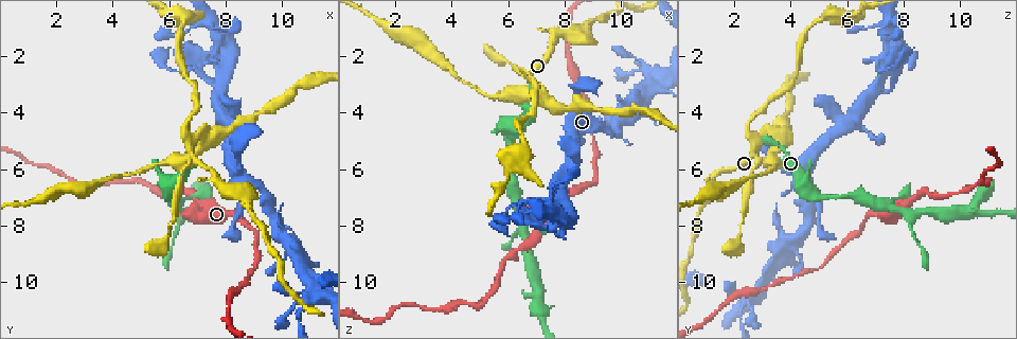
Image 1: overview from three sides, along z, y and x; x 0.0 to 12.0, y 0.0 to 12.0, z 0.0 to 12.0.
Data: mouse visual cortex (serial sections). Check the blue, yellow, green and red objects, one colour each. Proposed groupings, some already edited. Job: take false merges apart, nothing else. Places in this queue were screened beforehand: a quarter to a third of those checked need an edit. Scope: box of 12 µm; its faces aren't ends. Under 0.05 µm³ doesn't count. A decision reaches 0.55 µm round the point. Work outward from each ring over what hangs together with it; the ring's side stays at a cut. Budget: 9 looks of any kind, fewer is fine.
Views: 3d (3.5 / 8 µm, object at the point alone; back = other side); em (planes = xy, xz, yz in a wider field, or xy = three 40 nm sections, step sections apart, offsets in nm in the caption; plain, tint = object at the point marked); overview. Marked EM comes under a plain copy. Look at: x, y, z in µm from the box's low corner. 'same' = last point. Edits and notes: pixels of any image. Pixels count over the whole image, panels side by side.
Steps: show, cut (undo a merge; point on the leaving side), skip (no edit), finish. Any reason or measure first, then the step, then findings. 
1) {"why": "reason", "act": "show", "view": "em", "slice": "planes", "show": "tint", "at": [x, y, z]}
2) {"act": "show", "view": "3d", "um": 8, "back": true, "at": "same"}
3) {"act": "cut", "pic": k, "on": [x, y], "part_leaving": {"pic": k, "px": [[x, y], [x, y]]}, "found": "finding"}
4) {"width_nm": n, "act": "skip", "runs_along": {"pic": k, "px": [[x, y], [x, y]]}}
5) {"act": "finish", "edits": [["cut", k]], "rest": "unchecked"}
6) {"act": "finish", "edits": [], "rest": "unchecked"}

{"why": "side arm on a straight run", "act": "show", "view": "3d", "um": 3.5, "at": [7.1, 5.0, 3.4]}

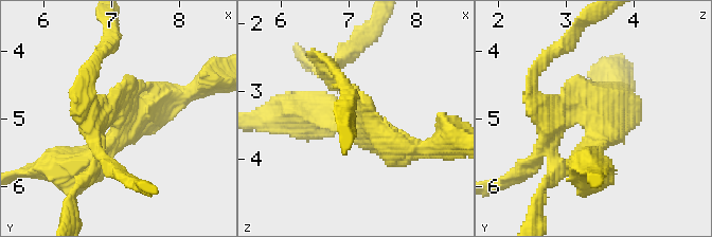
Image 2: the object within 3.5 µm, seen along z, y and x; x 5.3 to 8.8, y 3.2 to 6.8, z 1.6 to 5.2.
{"act": "show", "view": "em", "slice": "xy", "step": 2, "show": "tint", "at": [7.10, 4.95, 3.35]}

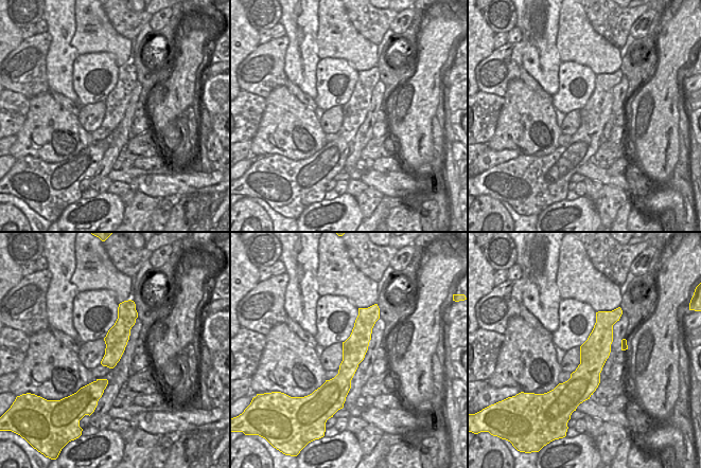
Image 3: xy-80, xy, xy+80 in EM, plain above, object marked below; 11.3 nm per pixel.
{"act": "cut", "pic": 2, "on": [313, 96], "part_leaving": {"pic": 2, "px": [[567, 106], [600, 132], [591, 165]]}, "found": "two cells meet here"}

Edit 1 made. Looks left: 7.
{"why": "redraw", "act": "show", "view": "overview"}

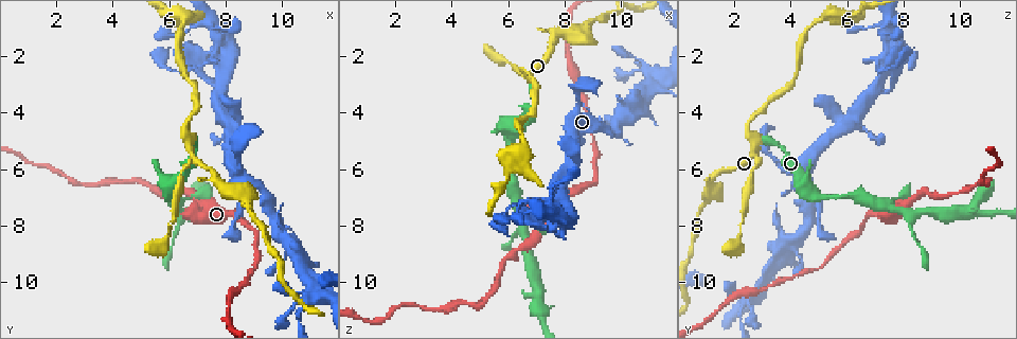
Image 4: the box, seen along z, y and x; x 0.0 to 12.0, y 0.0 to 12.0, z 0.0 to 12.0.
{"why": "looks like a crossing", "act": "show", "view": "3d", "um": 3.5, "at": [11.0, 10.8, 2.4]}

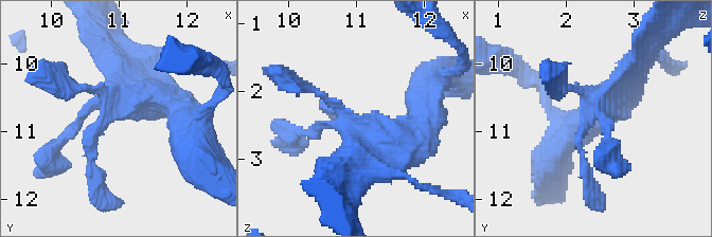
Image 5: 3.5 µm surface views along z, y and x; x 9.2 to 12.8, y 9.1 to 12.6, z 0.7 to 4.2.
{"arms": 4, "arm_widths_nm": [100, 150, 150, 300], "why": "shape alone is not enough", "act": "show", "view": "em", "slice": "xy", "step": 1, "show": "tint", "at": [10.90, 10.70, 2.45]}

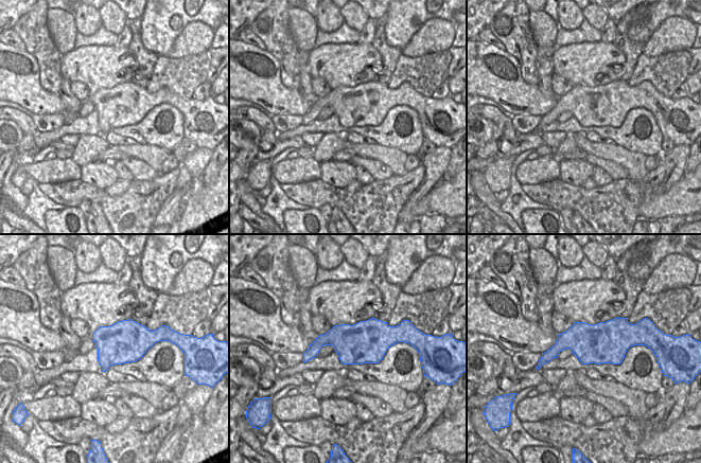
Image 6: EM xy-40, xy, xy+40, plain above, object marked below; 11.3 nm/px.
{"width_nm": 480, "act": "skip", "runs_along": {"pic": 5, "px": [[132, 74], [60, 139]]}, "found": "all the same cell"}

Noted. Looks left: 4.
{"why": "sharp bend", "act": "show", "view": "3d", "um": 3.5, "at": [5.0, 6.3, 10.8]}

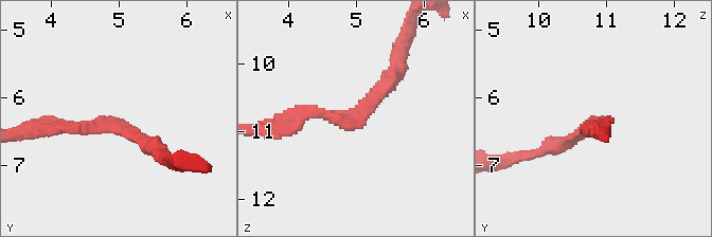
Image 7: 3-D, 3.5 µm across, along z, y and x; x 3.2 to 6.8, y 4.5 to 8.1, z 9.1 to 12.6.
{"arm_widths_nm": [200, 200], "why": "now the EM", "act": "show", "view": "em", "slice": "planes", "show": "tint", "at": [4.95, 6.45, 10.85]}

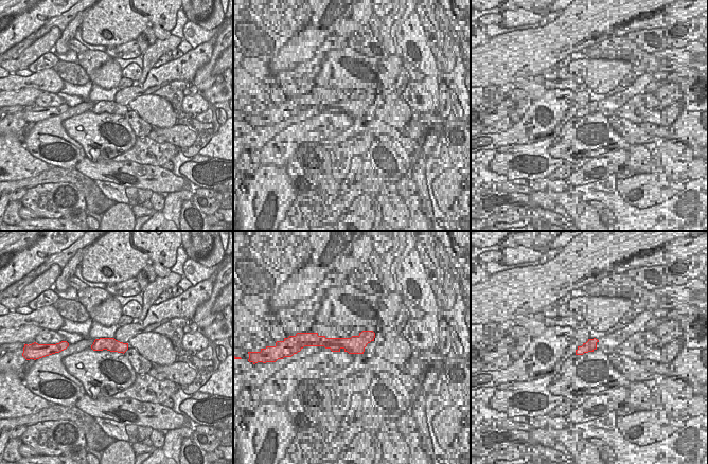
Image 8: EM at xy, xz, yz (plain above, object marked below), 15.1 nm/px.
{"act": "skip", "runs_along": {"pic": 7, "px": [[395, 71], [353, 120], [318, 111], [285, 120]]}, "found": "one cell here"}

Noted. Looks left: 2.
{"why": "three-way junction", "act": "show", "view": "em", "slice": "xy", "step": 2, "show": "tint", "at": [6.4, 7.6, 8.3]}

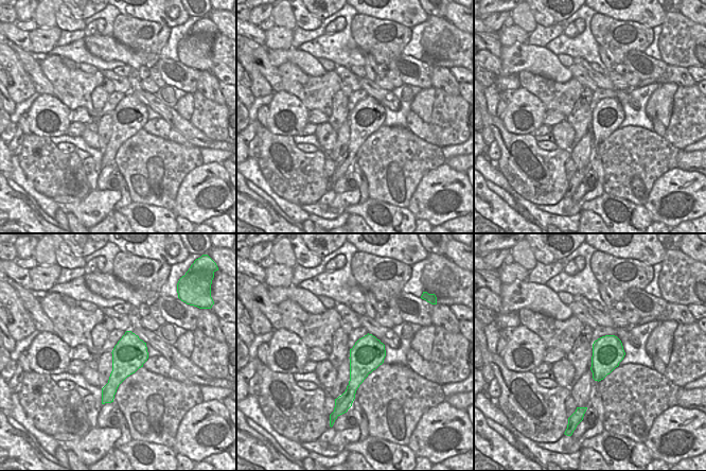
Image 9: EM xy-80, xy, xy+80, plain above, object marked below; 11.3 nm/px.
{"act": "show", "view": "3d", "um": 3.5, "at": "same"}

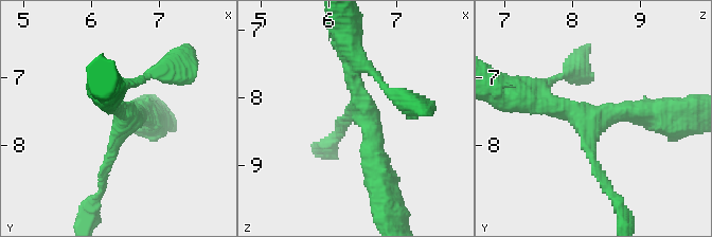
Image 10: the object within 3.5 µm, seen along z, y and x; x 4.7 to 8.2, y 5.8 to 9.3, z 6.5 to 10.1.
{"act": "cut", "pic": 10, "on": [102, 181], "part_leaving": {"pic": 10, "px": [[119, 138], [86, 219]]}, "found": "two cells meet here"}

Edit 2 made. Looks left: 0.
{"act": "finish", "edits": [["cut", 2], ["cut", 10]], "rest": "unchecked"}

